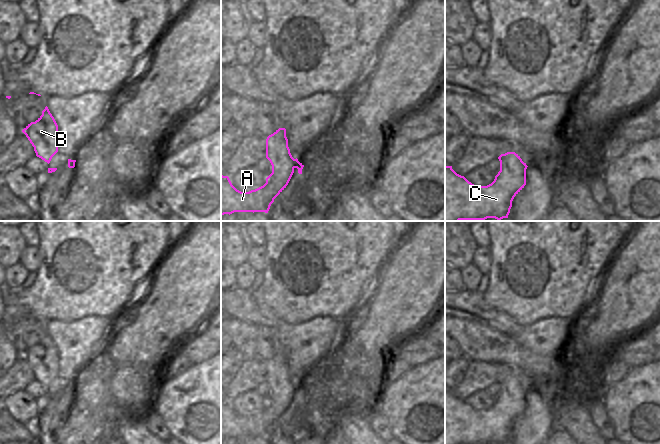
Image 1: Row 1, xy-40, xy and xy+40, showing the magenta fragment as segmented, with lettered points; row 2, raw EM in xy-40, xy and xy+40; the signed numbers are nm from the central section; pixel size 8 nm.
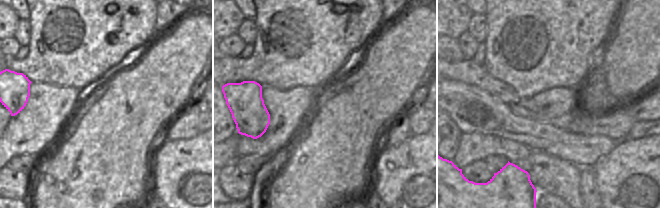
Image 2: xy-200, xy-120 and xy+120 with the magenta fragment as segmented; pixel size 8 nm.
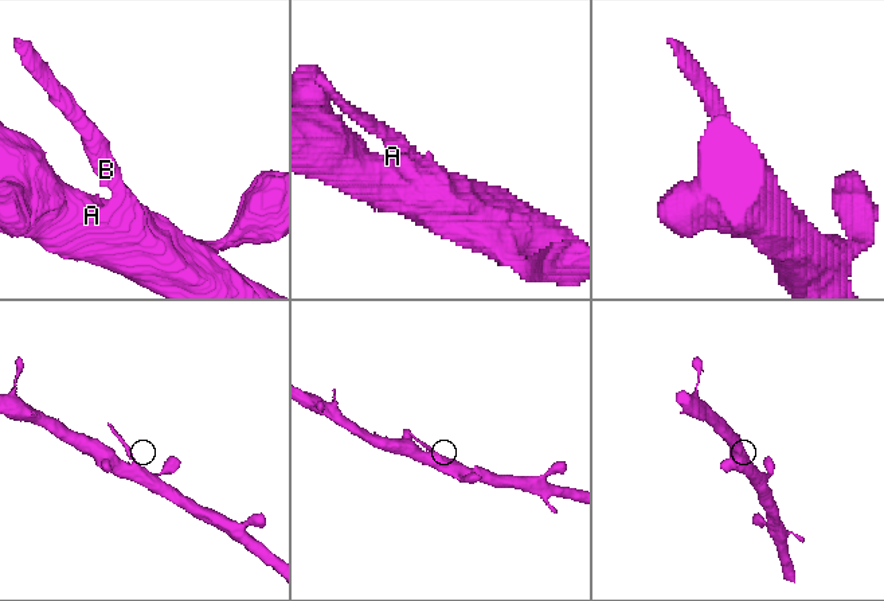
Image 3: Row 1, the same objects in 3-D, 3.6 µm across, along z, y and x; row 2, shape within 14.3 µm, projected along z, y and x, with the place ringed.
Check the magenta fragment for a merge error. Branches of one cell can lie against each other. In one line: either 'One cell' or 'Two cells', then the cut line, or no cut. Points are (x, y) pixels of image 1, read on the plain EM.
Two cells. Split along xy+40 (523, 386), (516, 393), (513, 393), (508, 387), (500, 389).

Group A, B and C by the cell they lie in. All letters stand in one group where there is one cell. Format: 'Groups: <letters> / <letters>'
Groups: A C / B.

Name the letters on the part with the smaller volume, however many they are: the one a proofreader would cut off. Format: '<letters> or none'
B

